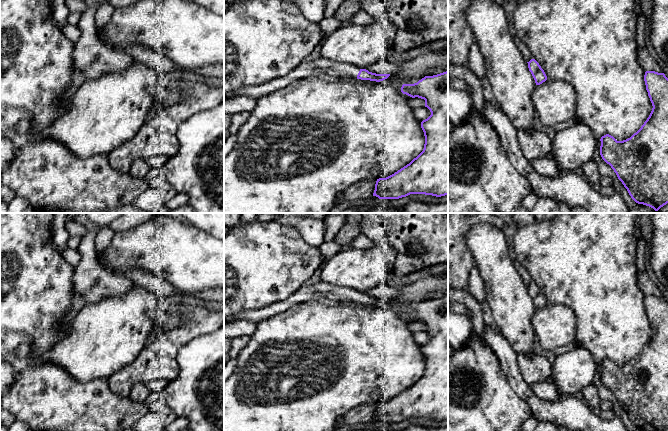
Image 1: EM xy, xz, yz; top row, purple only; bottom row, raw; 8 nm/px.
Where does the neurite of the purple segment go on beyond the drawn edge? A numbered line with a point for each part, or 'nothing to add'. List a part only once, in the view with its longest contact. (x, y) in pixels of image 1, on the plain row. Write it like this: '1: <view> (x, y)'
1: xz (321, 290)

